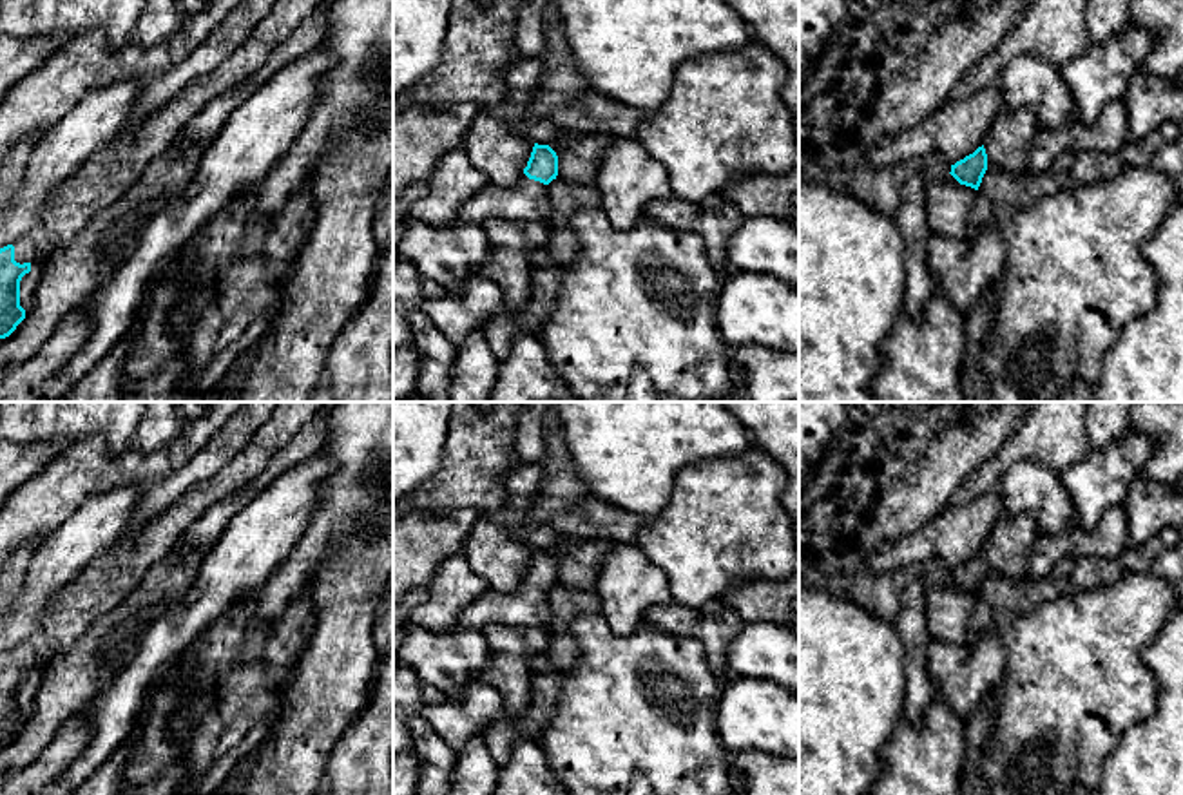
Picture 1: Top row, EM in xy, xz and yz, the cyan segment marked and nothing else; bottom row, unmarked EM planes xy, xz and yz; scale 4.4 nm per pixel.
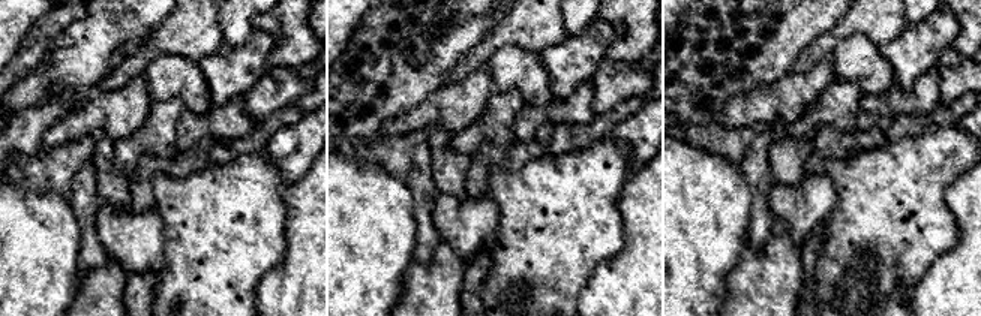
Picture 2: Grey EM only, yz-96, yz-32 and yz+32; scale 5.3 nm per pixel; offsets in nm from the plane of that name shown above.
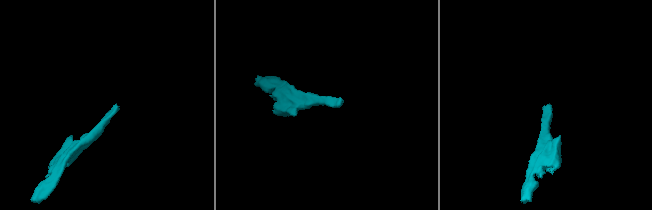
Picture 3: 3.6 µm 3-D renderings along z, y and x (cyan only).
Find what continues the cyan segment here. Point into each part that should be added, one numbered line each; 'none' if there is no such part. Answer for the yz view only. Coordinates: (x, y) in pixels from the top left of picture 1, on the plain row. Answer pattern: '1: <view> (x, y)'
1: yz (1008, 547)

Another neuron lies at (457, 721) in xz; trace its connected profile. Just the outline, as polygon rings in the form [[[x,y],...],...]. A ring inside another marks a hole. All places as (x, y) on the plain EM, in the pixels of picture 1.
[[[476,681],[460,699],[447,697],[442,704],[426,706],[418,714],[457,752],[486,732],[487,726],[509,717],[502,695]]]

